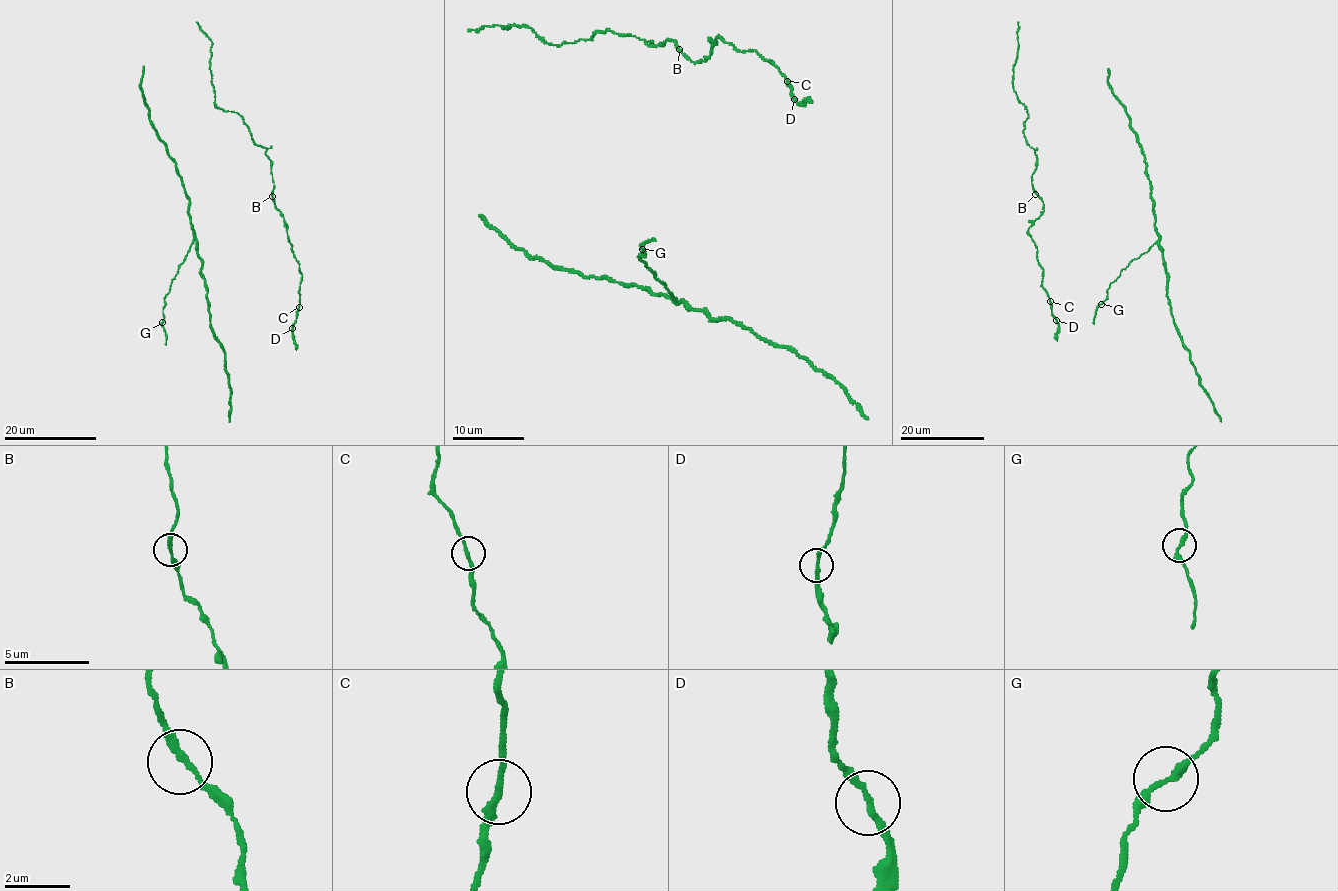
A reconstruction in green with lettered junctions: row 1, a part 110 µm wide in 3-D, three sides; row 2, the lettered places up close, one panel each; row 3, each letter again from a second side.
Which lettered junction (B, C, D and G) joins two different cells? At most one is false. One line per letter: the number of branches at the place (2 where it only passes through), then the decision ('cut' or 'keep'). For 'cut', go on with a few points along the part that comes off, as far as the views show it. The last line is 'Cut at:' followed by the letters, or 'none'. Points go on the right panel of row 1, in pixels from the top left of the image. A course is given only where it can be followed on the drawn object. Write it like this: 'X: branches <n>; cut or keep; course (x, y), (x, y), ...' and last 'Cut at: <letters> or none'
B: branches 2; keep
C: branches 2; keep
D: branches 2; cut; course (1056, 320), (1057, 341)
G: branches 2; keep
Cut at: D

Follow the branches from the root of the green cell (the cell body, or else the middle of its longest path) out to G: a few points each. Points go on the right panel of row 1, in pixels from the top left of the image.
G: (1107, 82), (1142, 148), (1158, 241), (1121, 271), (1100, 304)

